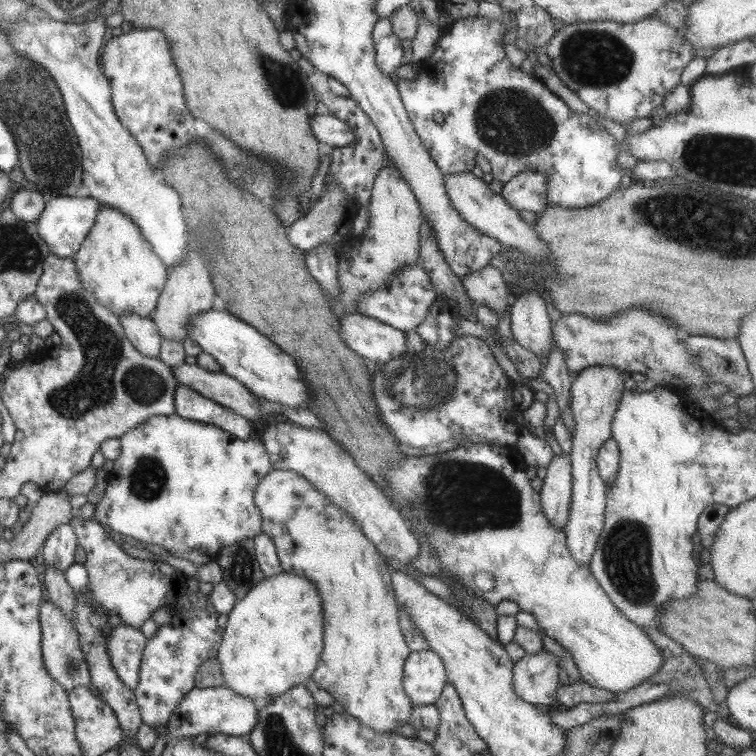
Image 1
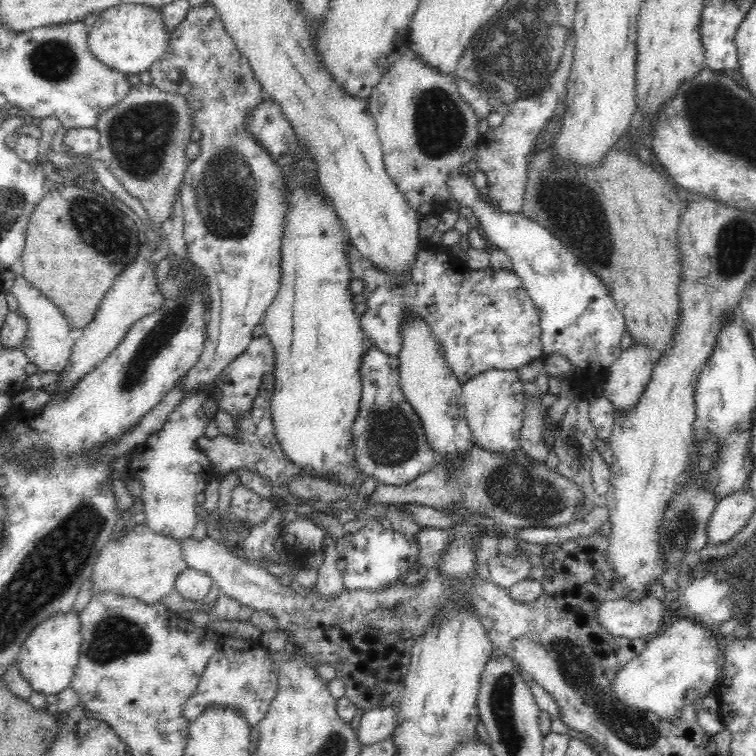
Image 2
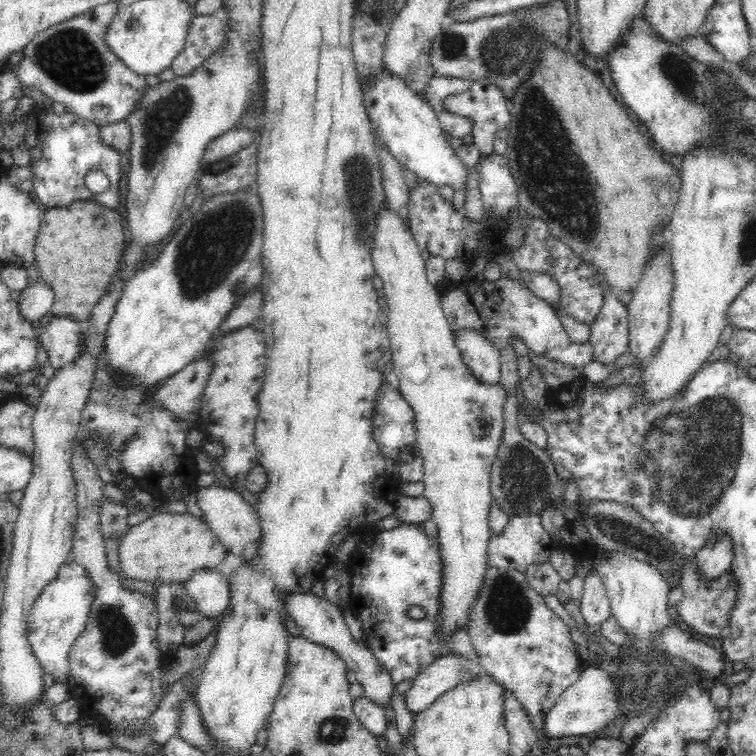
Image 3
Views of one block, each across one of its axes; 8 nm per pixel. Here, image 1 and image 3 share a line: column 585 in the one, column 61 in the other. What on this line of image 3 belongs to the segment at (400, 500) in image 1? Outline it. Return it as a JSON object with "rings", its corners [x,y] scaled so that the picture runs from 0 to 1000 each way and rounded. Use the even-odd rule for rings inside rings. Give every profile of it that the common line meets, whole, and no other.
{"rings":[[[93,737],[49,788],[38,811],[34,845],[57,890],[67,892],[73,902],[90,903],[94,894],[90,866],[98,848],[112,832],[123,794],[124,776],[119,758]]]}

